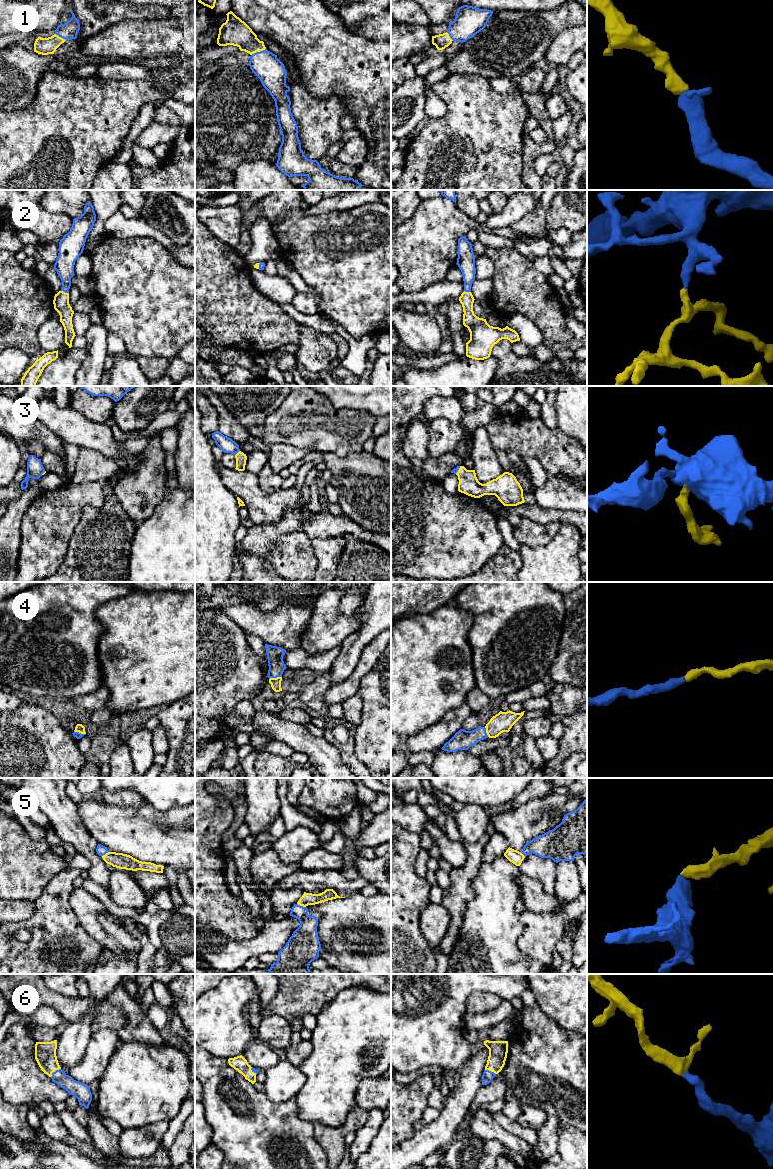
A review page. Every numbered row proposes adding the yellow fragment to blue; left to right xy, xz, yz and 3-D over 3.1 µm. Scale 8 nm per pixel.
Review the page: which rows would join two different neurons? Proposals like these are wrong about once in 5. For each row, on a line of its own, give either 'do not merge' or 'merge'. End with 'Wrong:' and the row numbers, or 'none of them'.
1: merge
2: merge
3: merge
4: merge
5: merge
6: merge
Wrong: none of them

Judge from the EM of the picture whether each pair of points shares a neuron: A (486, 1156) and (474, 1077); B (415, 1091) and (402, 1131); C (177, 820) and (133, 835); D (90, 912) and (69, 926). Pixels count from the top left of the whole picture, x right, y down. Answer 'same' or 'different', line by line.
A: different
B: same
C: same
D: different

